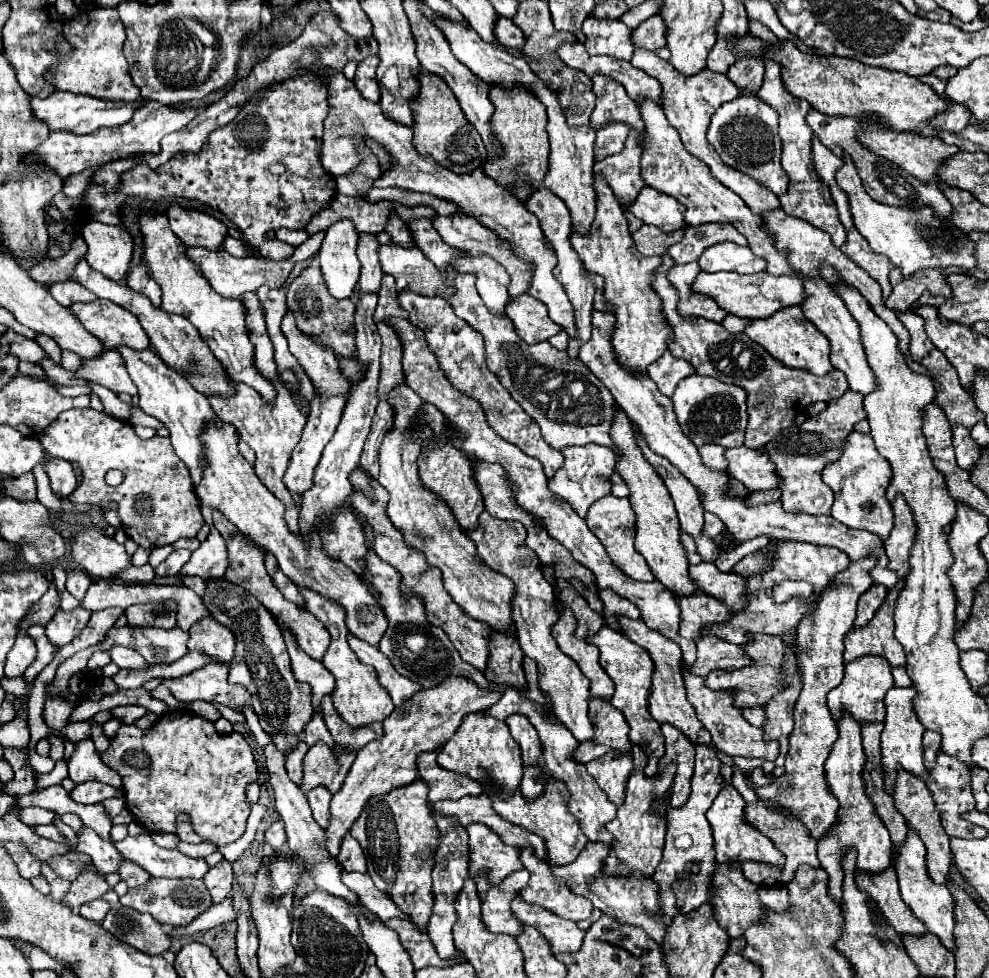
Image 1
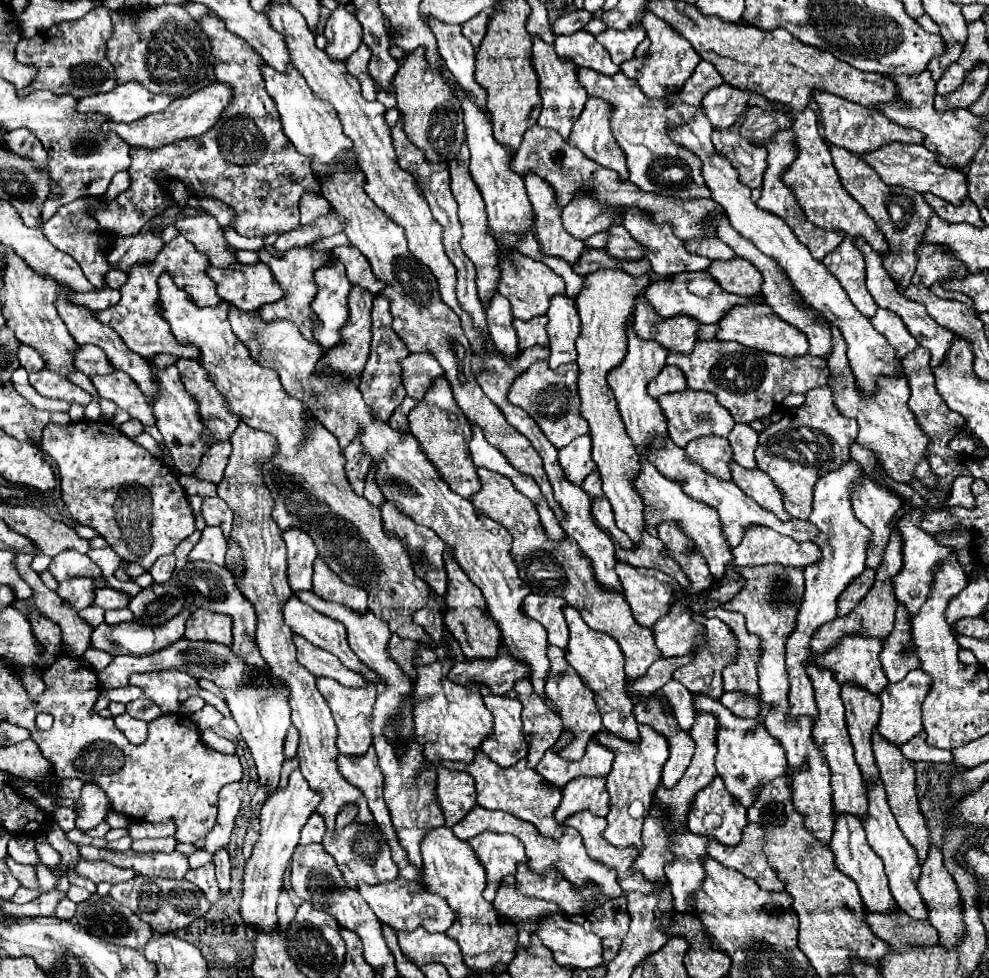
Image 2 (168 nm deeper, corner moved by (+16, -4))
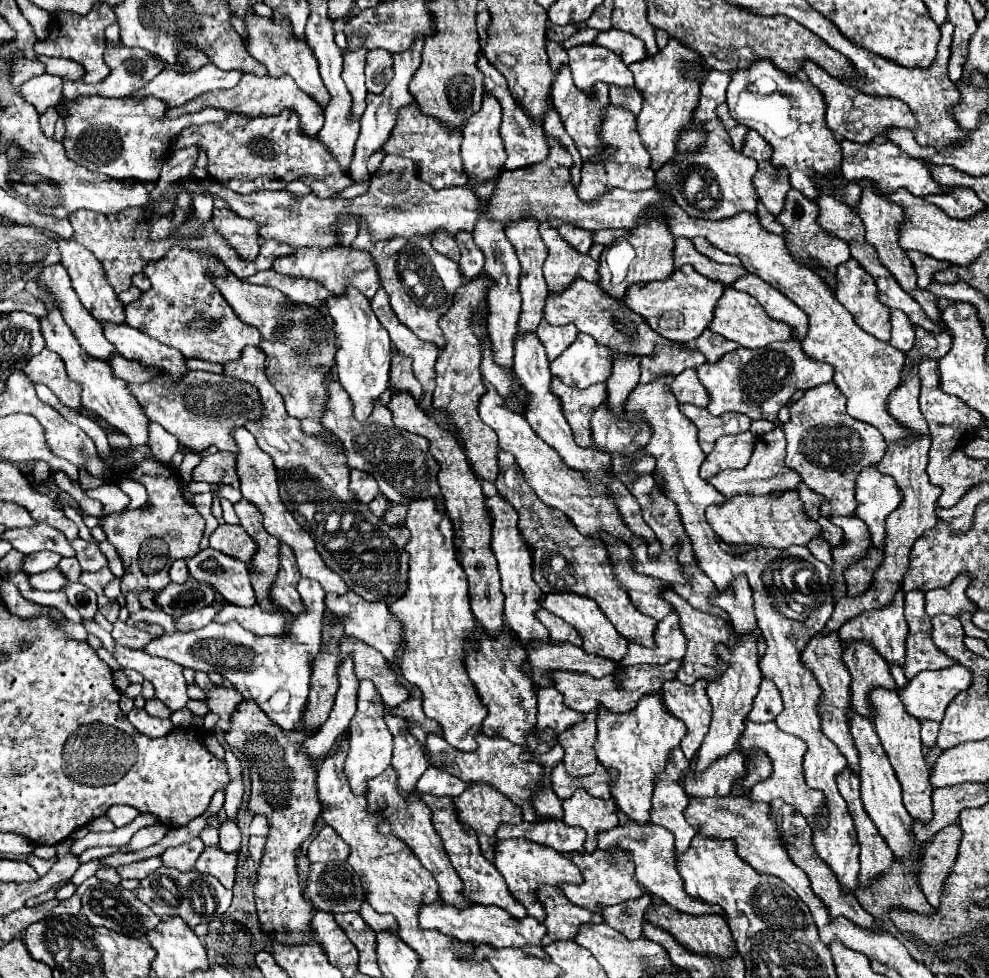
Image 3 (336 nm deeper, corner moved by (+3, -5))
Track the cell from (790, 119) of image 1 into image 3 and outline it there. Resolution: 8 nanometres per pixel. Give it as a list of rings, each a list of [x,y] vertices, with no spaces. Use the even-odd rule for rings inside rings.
[[[791,188],[785,196],[785,204],[783,204],[781,214],[777,216],[777,222],[787,228],[789,234],[785,236],[787,238],[785,242],[789,246],[789,252],[797,258],[797,262],[807,264],[807,258],[813,256],[815,260],[819,260],[819,264],[823,268],[827,268],[829,272],[835,272],[835,268],[839,264],[843,264],[845,260],[851,258],[851,254],[849,254],[851,250],[849,250],[849,244],[845,240],[841,240],[837,236],[831,236],[827,230],[823,230],[817,222],[817,216],[819,216],[817,204],[809,204],[809,200],[805,200],[805,196],[799,190]]]

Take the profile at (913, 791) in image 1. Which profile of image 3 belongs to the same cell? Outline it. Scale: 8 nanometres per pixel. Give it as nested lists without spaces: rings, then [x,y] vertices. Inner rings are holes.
[[[875,688],[871,692],[871,704],[875,710],[875,720],[873,720],[875,732],[881,738],[887,758],[889,758],[889,762],[901,782],[901,788],[903,788],[903,804],[917,822],[927,824],[933,816],[933,812],[931,812],[933,786],[929,784],[929,770],[923,760],[923,746],[921,746],[921,738],[919,738],[921,724],[917,724],[917,720],[913,720],[913,716],[911,718],[907,716],[905,708],[901,708],[901,700],[899,700],[897,692]]]

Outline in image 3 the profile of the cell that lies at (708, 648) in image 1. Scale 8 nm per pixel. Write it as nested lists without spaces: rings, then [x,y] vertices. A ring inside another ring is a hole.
[[[669,662],[663,666],[655,666],[655,664],[641,664],[641,666],[627,666],[623,672],[623,684],[621,688],[617,688],[613,684],[613,678],[605,676],[605,678],[593,678],[593,676],[575,676],[575,674],[565,674],[565,672],[557,672],[557,684],[555,688],[563,694],[563,702],[577,710],[577,712],[597,712],[599,708],[605,708],[613,714],[623,714],[631,708],[637,706],[637,702],[647,696],[647,694],[655,694],[657,690],[661,690],[661,684],[667,680],[673,680],[677,676],[677,670],[681,668],[681,662]]]

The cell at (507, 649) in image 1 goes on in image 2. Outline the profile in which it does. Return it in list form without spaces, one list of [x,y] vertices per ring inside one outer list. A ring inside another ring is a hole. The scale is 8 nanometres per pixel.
[[[452,549],[444,551],[444,569],[448,573],[448,595],[444,595],[446,627],[450,629],[450,633],[460,643],[466,659],[476,659],[476,657],[494,659],[496,653],[498,653],[498,647],[500,647],[500,629],[496,627],[494,619],[488,615],[488,607],[486,607],[486,601],[484,601],[482,593],[468,579],[468,575],[460,569],[458,561],[454,559]]]

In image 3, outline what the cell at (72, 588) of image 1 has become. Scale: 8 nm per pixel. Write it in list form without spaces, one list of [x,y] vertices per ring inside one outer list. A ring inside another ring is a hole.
[[[81,538],[71,542],[73,550],[75,550],[75,558],[81,564],[83,572],[97,572],[103,566],[107,566],[107,558],[101,554],[99,546],[95,542],[85,542]]]

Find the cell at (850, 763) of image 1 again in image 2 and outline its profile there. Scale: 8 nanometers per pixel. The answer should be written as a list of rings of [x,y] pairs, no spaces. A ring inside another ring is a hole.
[[[808,663],[808,677],[812,681],[814,687],[814,697],[816,697],[816,707],[820,711],[820,719],[816,719],[812,735],[814,741],[818,743],[822,755],[826,757],[830,771],[832,771],[832,803],[834,803],[834,815],[838,813],[852,813],[860,819],[866,817],[866,809],[868,809],[868,801],[864,797],[864,779],[860,773],[860,767],[856,767],[856,759],[854,759],[854,751],[852,751],[852,743],[848,737],[848,729],[846,729],[846,719],[844,719],[844,705],[840,699],[840,683],[836,683],[836,679],[832,679],[832,671],[818,667],[816,663]]]

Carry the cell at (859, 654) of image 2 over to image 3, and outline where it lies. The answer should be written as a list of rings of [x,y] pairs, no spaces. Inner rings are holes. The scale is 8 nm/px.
[[[897,596],[897,600],[889,608],[883,608],[881,612],[865,612],[865,616],[855,616],[855,620],[847,620],[839,628],[839,638],[843,646],[847,646],[847,642],[867,642],[885,658],[889,666],[903,666],[905,664],[905,640],[907,640],[903,596]]]

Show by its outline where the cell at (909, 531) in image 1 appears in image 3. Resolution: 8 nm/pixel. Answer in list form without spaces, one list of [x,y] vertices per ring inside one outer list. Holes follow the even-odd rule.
[[[865,468],[857,476],[855,500],[857,500],[855,516],[869,524],[873,546],[883,550],[887,536],[885,520],[903,502],[901,490],[897,488],[893,478],[881,474],[877,468]]]

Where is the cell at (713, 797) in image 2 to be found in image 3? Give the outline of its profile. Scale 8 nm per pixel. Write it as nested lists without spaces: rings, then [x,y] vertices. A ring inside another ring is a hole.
[[[733,750],[733,754],[723,756],[709,768],[709,772],[701,772],[701,776],[693,776],[693,768],[689,768],[687,778],[683,780],[683,788],[689,798],[709,798],[709,796],[729,796],[733,784],[747,774],[745,756]]]

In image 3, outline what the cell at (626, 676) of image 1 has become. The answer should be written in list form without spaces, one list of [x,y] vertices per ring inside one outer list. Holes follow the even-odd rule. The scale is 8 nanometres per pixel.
[[[547,594],[543,600],[541,600],[541,606],[553,614],[557,614],[559,618],[563,618],[567,624],[571,624],[583,638],[583,650],[587,654],[595,654],[595,656],[601,656],[601,658],[607,658],[607,660],[613,660],[617,662],[617,668],[613,670],[613,682],[621,680],[623,678],[623,670],[625,666],[619,664],[625,654],[627,654],[627,640],[613,628],[613,624],[607,622],[605,614],[597,608],[597,604],[585,596],[573,596],[573,594]]]

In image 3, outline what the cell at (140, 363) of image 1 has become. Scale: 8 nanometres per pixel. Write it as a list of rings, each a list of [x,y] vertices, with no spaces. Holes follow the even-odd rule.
[[[59,238],[59,252],[61,252],[61,264],[63,264],[65,270],[69,272],[71,286],[73,286],[75,294],[79,296],[81,304],[89,310],[89,314],[91,314],[97,322],[123,324],[123,322],[125,322],[123,304],[117,300],[117,294],[113,292],[113,288],[111,288],[109,282],[105,280],[101,262],[99,262],[89,250],[85,250],[81,244],[77,244],[73,238],[69,238],[69,240],[61,240],[61,238]]]

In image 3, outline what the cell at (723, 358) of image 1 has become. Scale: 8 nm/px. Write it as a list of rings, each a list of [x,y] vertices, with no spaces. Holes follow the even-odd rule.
[[[797,340],[769,344],[767,348],[737,348],[727,352],[715,364],[701,364],[697,368],[701,384],[709,392],[707,410],[713,416],[725,412],[741,412],[751,420],[777,420],[777,412],[785,406],[797,390],[809,390],[813,386],[833,380],[833,366],[827,362],[811,360]]]

